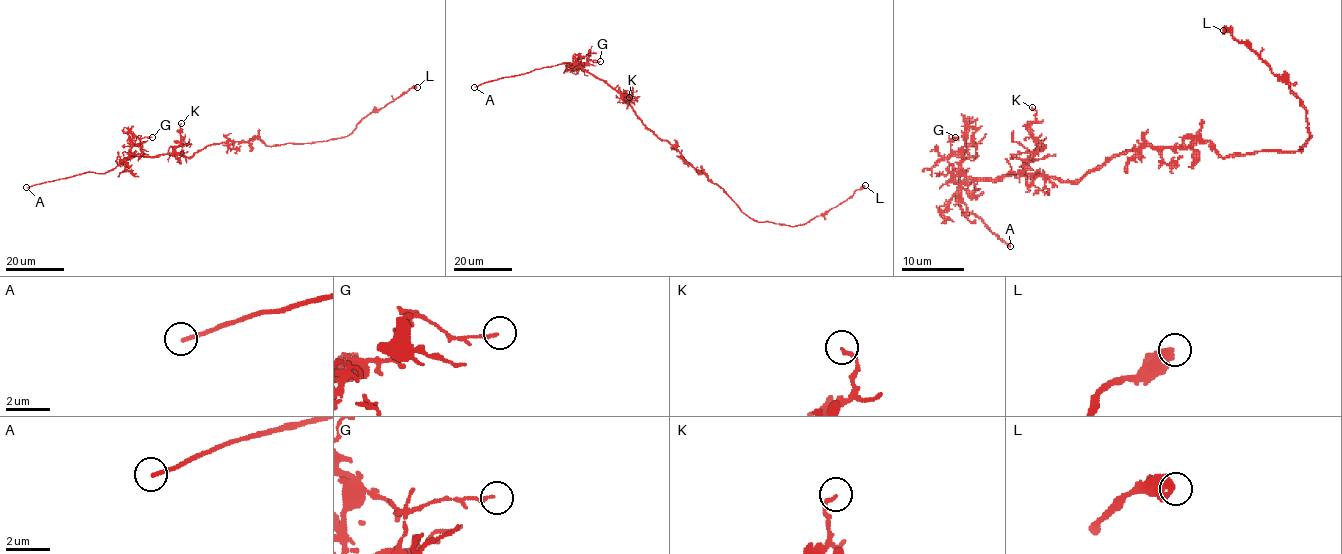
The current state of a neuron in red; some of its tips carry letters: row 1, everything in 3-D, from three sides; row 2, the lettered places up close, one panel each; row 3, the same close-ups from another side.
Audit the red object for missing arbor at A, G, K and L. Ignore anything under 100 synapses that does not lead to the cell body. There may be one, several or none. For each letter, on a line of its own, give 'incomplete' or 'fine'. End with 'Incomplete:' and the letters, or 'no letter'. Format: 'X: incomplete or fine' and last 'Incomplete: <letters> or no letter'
A: incomplete
G: fine
K: fine
L: fine
Incomplete: A

